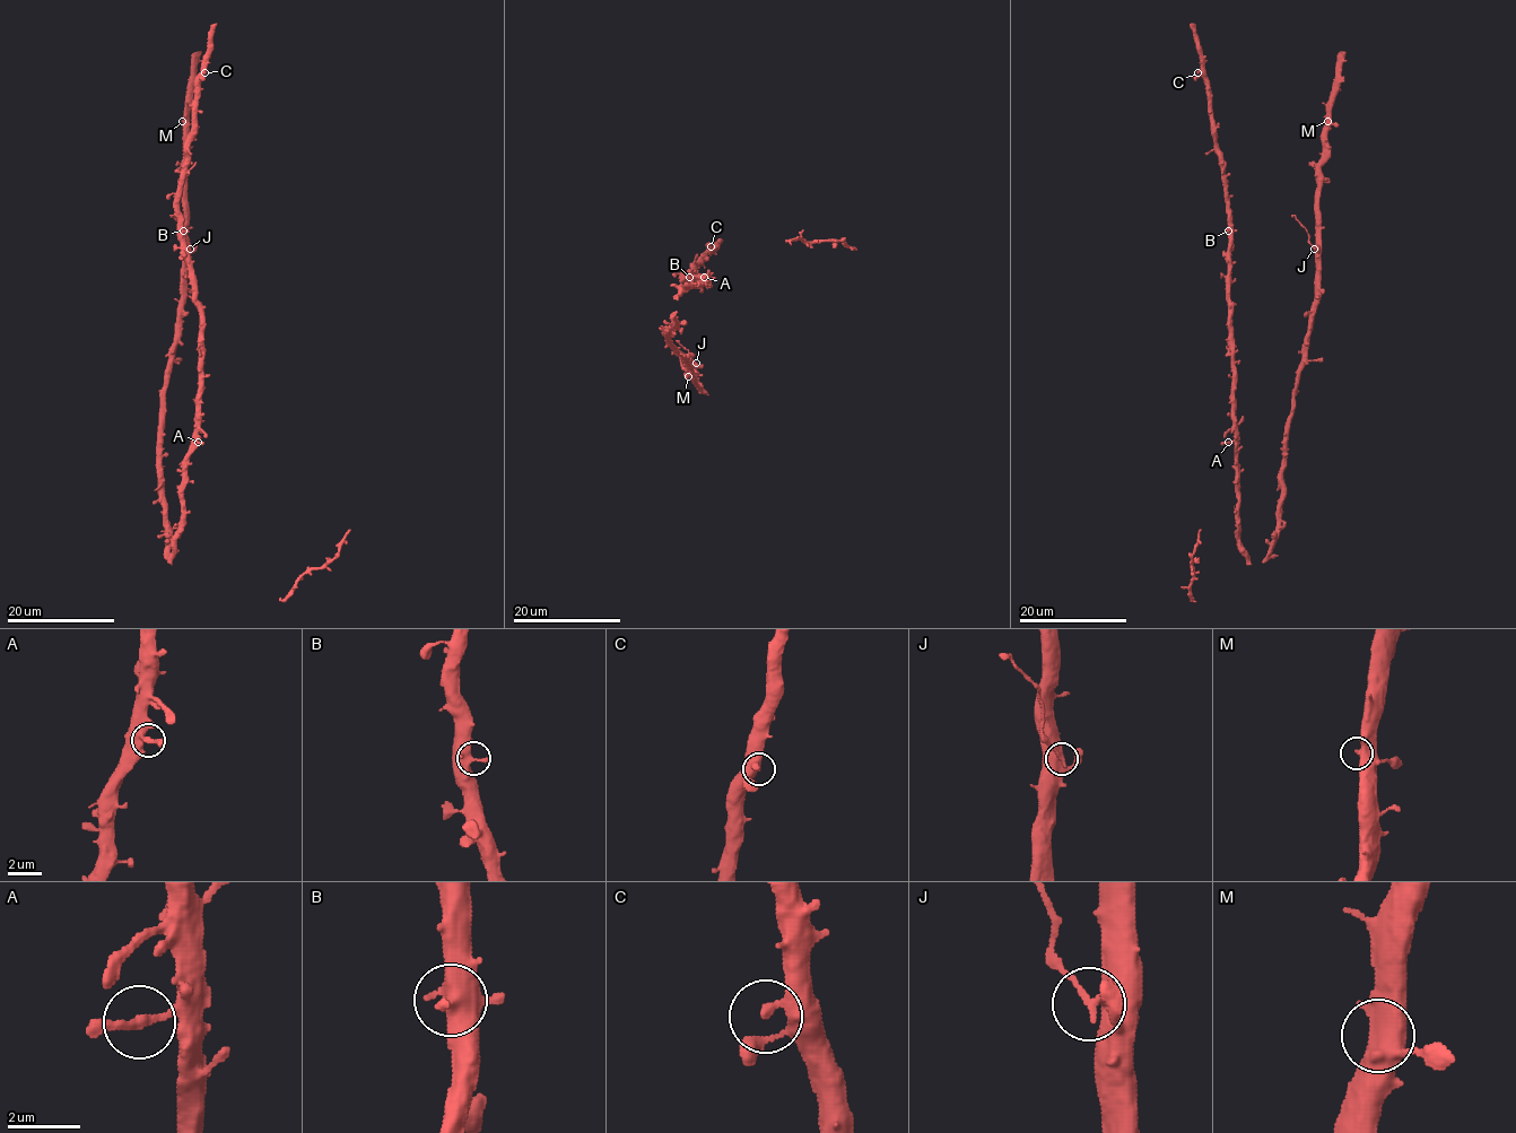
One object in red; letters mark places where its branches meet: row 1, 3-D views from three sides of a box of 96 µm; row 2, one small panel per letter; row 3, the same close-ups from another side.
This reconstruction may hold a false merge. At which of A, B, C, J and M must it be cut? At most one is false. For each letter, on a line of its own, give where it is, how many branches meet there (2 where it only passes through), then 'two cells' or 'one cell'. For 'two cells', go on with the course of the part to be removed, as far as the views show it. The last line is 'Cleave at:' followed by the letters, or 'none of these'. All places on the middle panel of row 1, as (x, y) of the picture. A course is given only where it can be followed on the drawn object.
A: (704, 277) | 2 | one cell
B: (689, 277) | 2 | one cell
C: (711, 246) | 1 | one cell
J: (696, 363) | 2 | two cells | (696, 363), (676, 341)
M: (688, 376) | 2 | one cell
Cleave at: J

